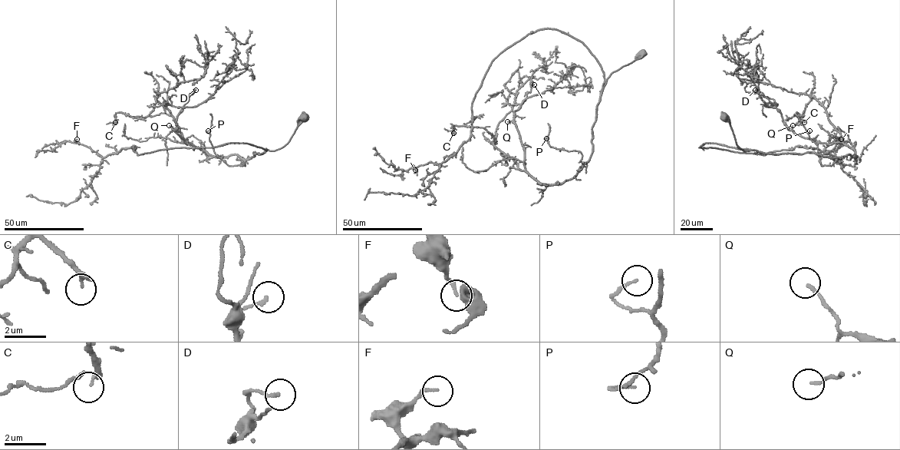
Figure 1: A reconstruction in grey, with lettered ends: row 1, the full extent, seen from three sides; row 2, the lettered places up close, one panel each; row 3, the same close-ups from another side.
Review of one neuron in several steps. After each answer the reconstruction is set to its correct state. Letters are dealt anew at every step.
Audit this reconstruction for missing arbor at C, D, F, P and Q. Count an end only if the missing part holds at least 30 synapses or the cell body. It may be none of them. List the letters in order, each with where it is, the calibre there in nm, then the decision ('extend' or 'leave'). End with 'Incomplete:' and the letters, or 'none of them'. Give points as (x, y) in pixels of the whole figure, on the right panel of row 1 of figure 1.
C: place (804, 122); calibre 220 nm; extend
D: place (755, 90); calibre 110 nm; leave
F: place (841, 139); calibre 130 nm; leave
P: place (809, 130); calibre 120 nm; leave
Q: place (792, 125); calibre 130 nm; leave
Incomplete: C

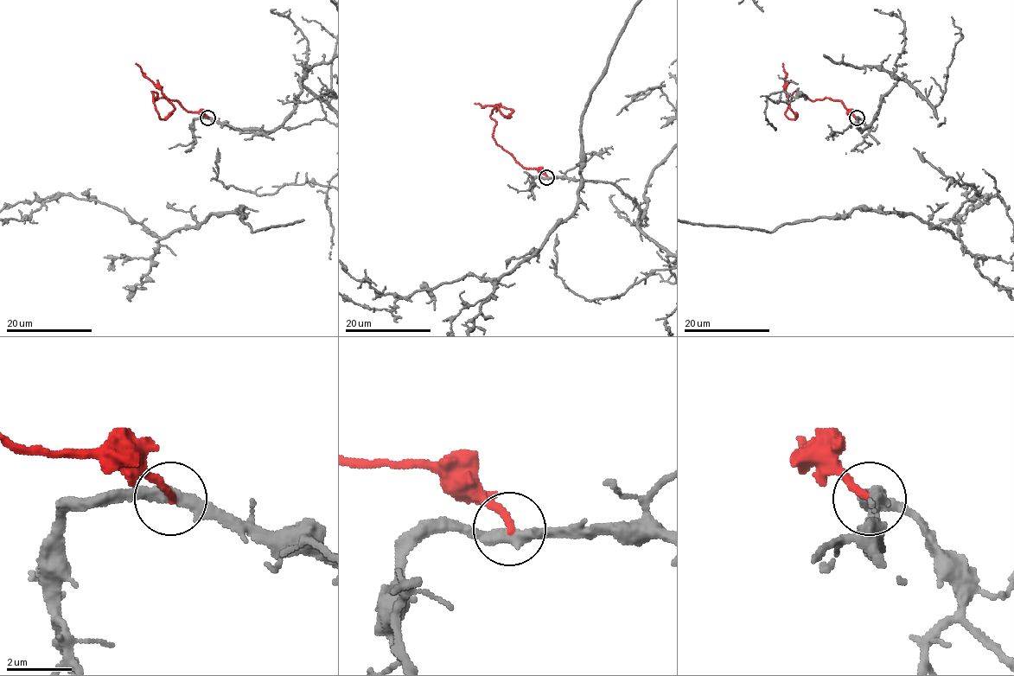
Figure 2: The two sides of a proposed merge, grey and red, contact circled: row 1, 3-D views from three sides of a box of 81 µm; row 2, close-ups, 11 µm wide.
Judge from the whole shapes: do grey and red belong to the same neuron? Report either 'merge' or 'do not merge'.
do not merge

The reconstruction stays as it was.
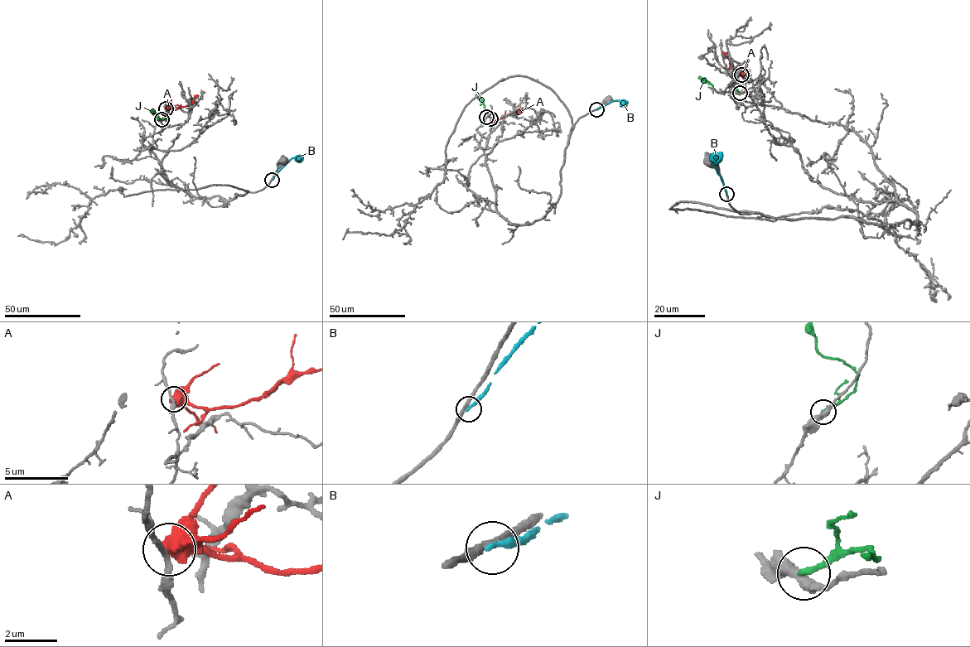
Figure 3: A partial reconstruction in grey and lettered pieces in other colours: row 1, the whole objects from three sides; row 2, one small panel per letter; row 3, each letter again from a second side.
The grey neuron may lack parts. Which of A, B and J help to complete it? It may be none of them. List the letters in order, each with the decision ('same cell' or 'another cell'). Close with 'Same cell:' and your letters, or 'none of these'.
A: another cell
B: another cell
J: another cell
Same cell: none of these

